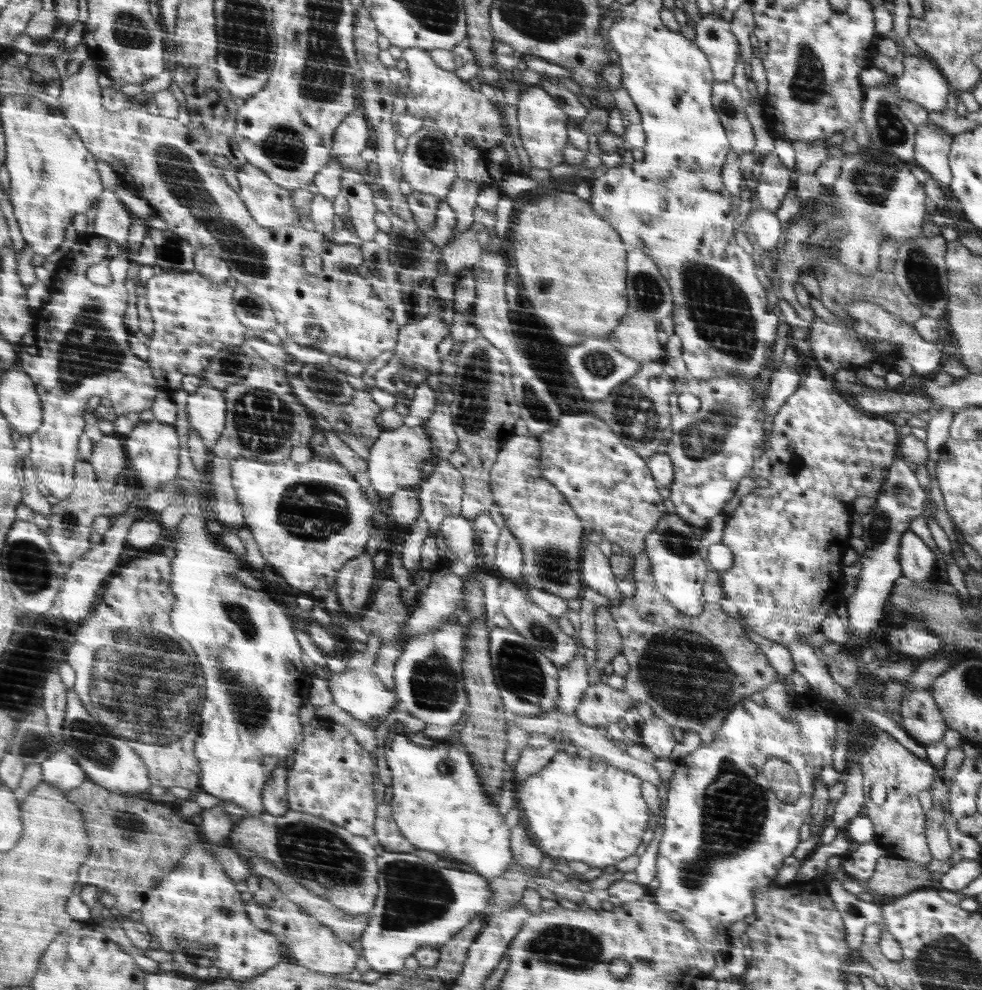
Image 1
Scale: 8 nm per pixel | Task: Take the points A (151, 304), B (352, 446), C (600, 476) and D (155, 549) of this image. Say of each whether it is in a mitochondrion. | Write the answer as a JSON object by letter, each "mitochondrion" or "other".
{"A":"other","B":"other","C":"other","D":"other"}

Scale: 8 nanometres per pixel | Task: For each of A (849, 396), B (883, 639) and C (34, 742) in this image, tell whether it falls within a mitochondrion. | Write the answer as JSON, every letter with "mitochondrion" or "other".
{"A":"other","B":"other","C":"mitochondrion"}

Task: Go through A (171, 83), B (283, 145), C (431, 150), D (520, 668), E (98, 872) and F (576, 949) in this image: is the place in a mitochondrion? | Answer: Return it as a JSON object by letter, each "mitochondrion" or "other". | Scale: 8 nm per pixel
{"A":"other","B":"mitochondrion","C":"mitochondrion","D":"mitochondrion","E":"other","F":"mitochondrion"}

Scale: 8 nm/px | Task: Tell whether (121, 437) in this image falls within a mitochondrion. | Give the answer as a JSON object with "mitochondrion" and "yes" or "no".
{"mitochondrion":"no"}

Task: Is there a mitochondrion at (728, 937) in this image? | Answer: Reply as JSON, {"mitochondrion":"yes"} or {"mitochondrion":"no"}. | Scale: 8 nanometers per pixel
{"mitochondrion":"no"}

